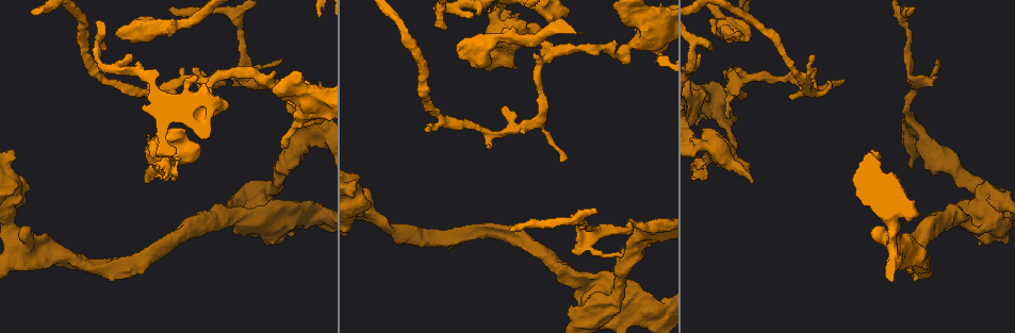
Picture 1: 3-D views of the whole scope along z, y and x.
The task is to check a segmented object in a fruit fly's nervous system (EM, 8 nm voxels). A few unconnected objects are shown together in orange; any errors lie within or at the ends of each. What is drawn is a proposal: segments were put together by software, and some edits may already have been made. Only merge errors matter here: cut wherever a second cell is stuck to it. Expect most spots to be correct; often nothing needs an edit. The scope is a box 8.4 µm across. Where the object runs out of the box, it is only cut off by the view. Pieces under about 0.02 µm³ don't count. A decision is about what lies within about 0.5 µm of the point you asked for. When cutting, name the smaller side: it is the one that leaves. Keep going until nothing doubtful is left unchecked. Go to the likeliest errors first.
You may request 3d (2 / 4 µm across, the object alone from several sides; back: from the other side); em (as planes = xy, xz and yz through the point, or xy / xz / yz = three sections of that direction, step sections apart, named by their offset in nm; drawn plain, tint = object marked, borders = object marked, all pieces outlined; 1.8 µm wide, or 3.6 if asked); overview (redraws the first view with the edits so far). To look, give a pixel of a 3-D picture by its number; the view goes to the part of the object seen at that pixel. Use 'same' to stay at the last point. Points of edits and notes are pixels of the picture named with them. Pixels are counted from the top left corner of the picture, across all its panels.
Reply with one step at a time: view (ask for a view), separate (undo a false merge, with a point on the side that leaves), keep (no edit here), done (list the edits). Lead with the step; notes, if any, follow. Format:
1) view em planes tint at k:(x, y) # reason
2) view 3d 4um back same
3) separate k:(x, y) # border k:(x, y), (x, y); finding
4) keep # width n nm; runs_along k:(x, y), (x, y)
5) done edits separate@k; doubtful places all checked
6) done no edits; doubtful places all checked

view em 3.6um planes tint at 1:(599, 303) # sharp bend

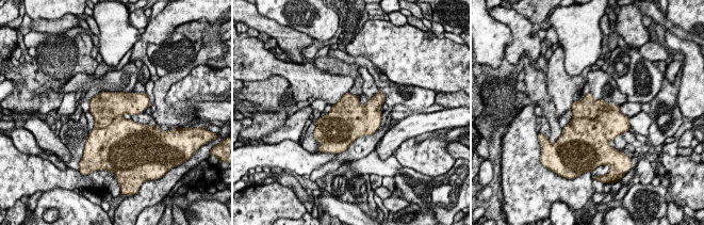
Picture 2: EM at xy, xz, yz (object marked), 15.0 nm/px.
separate 2:(610, 116) # border 2:(573, 116), (599, 121), (609, 140); a second cell is stuck on

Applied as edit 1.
view em 3.6um planes plain at 1:(967, 222) # calibre changes

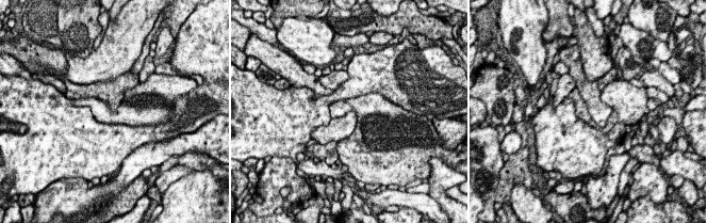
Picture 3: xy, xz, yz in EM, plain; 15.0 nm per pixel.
view em 3.6um planes tint same # with the object marked

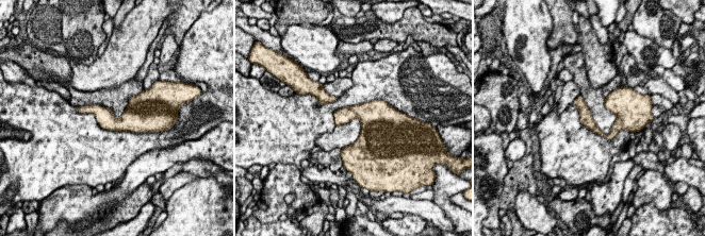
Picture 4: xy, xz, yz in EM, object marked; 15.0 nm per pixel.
keep # width 190 nm; runs_along 4:(576, 102), (606, 136), (623, 117); all the same cell

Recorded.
view em planes tint at 1:(314, 215) # calibre changes

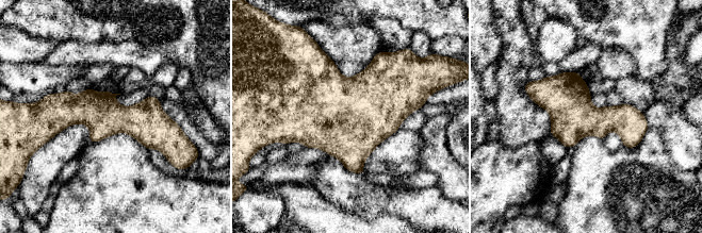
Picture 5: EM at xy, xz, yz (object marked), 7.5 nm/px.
keep # runs_along 5:(48, 111), (175, 128); all the same cell

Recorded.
view em xy step 8 tint at 1:(619, 313) # thick turns thin

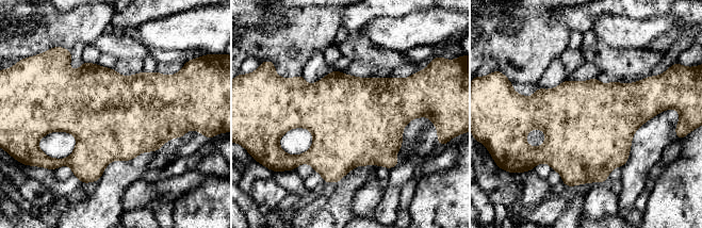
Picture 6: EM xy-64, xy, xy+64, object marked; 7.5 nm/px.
keep # all the same cell

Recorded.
done edits separate@2; doubtful places all checked

